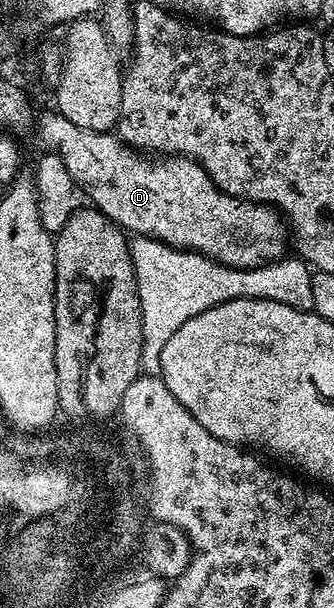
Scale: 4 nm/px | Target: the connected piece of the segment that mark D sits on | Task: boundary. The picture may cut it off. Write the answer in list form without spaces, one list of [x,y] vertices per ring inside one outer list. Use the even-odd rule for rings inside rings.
[[[50,110],[51,112],[43,112],[35,120],[35,144],[47,154],[54,154],[61,158],[61,162],[65,162],[65,170],[69,170],[69,178],[73,178],[76,189],[80,193],[83,192],[88,196],[90,203],[98,208],[100,212],[104,212],[109,219],[120,228],[135,236],[148,236],[154,240],[160,240],[163,244],[168,244],[174,248],[186,248],[193,252],[200,252],[201,255],[209,257],[210,260],[219,260],[225,266],[230,268],[256,268],[257,266],[265,266],[271,264],[275,260],[282,260],[289,252],[289,228],[285,223],[284,217],[278,208],[273,208],[269,204],[255,204],[252,200],[244,200],[241,196],[231,196],[228,192],[223,192],[209,178],[209,174],[202,168],[197,161],[191,160],[188,156],[176,156],[174,154],[164,155],[162,158],[152,158],[150,155],[144,154],[134,148],[130,148],[128,144],[124,144],[118,135],[111,132],[93,132],[91,130],[81,130],[81,126],[73,126],[73,122],[69,122],[69,118],[65,118],[58,110]]]

